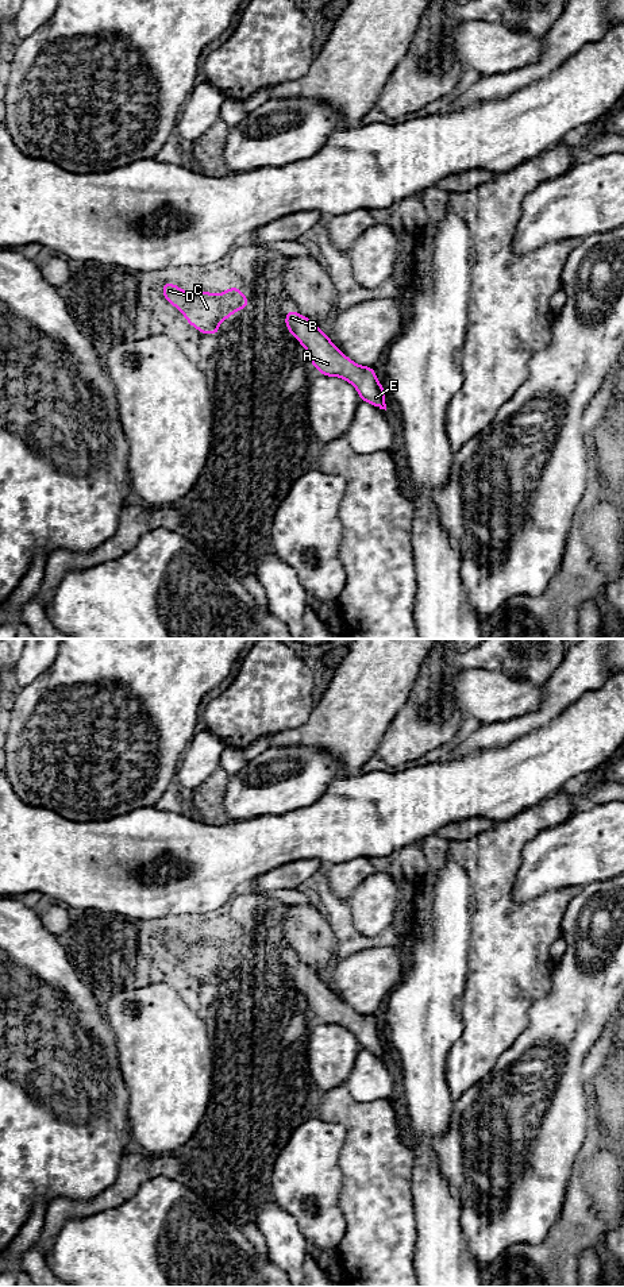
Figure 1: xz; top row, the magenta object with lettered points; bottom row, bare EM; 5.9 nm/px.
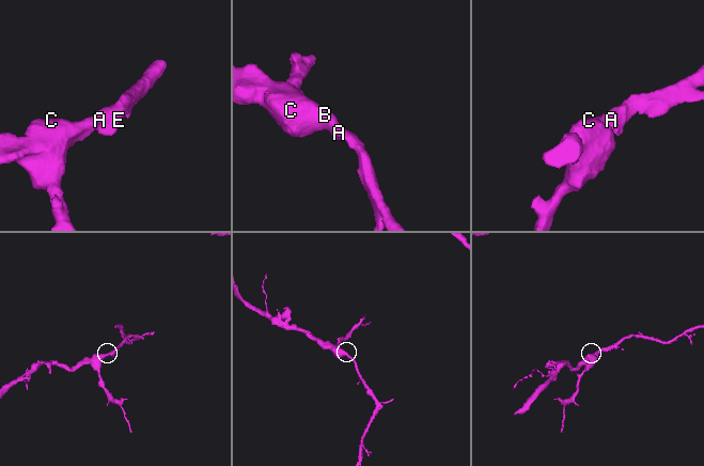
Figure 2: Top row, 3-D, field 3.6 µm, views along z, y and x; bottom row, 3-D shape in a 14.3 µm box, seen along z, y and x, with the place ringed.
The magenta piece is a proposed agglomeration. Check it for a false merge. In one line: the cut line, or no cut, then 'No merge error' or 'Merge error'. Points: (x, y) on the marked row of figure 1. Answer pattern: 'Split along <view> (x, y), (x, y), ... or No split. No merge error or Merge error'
No split. No merge error

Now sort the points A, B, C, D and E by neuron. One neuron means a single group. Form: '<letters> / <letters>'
A B C D E

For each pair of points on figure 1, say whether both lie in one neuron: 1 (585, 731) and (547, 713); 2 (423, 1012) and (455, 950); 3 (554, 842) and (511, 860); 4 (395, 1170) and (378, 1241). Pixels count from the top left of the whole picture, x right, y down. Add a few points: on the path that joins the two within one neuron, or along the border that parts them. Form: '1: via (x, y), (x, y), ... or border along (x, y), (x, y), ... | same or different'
1: border along (581, 696), (550, 723), (530, 732) | different
2: via (426, 997), (440, 964) | same
3: border along (540, 831), (522, 851), (522, 864), (513, 887) | different
4: via (378, 1187), (378, 1224) | same

